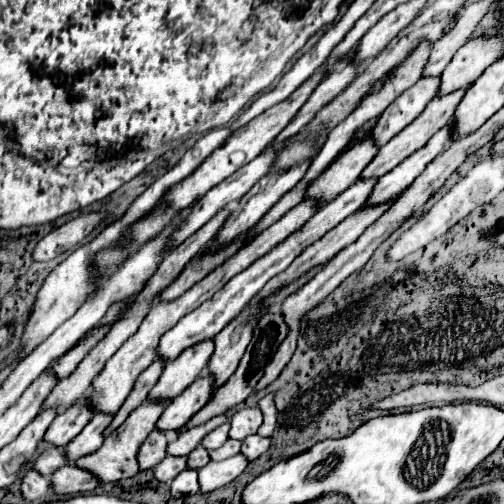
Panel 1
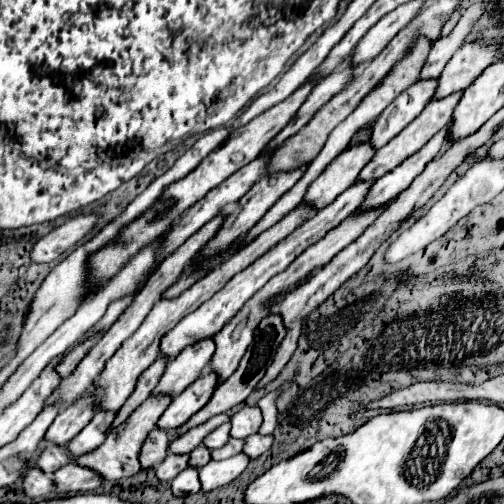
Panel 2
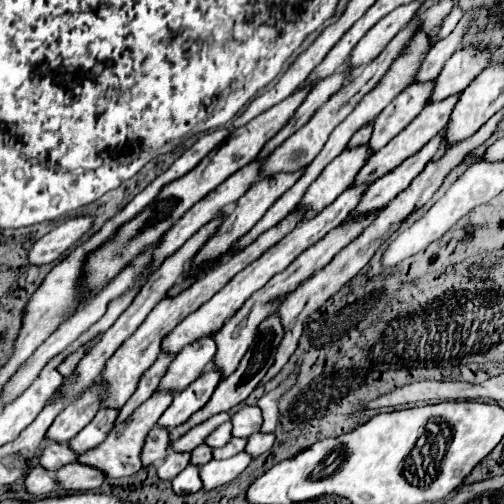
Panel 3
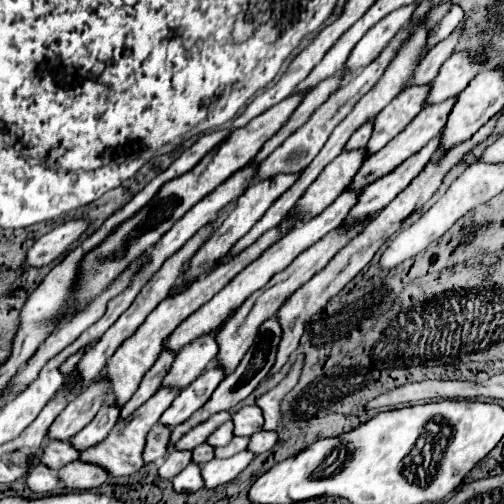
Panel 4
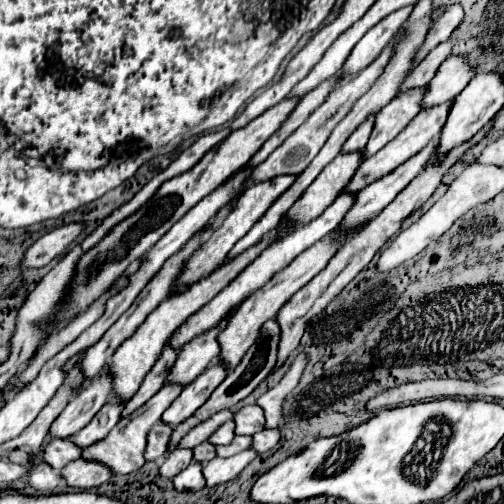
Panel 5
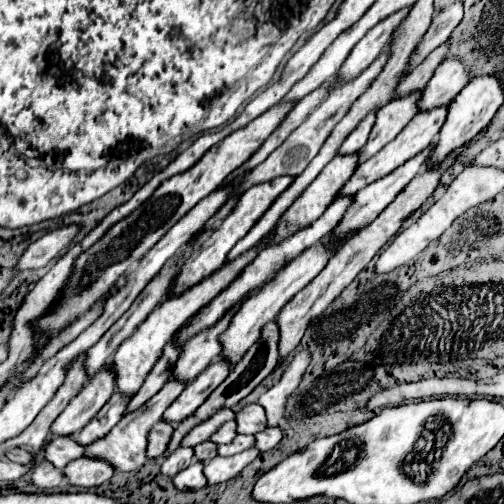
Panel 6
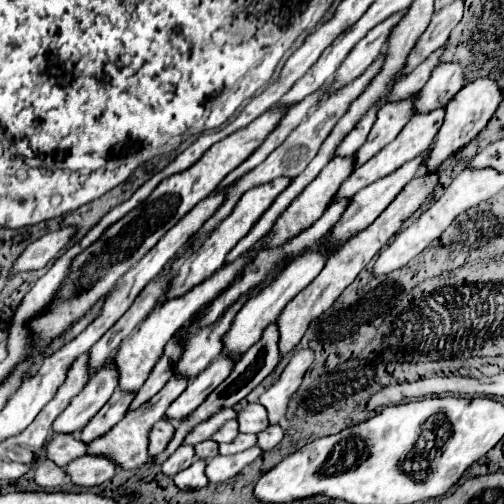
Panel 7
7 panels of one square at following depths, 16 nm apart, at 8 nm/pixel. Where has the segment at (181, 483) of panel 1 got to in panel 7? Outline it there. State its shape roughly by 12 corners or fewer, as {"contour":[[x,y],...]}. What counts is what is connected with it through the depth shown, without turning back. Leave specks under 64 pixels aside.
{"contour":[[206,460],[194,464],[174,476],[178,488],[204,488]]}

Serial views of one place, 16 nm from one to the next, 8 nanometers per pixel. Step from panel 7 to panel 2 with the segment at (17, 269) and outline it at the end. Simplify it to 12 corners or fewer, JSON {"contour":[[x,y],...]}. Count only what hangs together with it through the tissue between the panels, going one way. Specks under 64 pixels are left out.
{"contour":[[76,216],[34,244],[30,260],[56,260],[92,230],[96,216]]}

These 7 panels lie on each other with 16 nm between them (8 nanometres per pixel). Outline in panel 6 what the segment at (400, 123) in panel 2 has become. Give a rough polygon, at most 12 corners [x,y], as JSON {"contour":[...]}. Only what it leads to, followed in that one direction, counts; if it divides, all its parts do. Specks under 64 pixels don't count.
{"contour":[[420,92],[392,100],[376,114],[368,142],[356,152],[364,164],[418,112]]}

